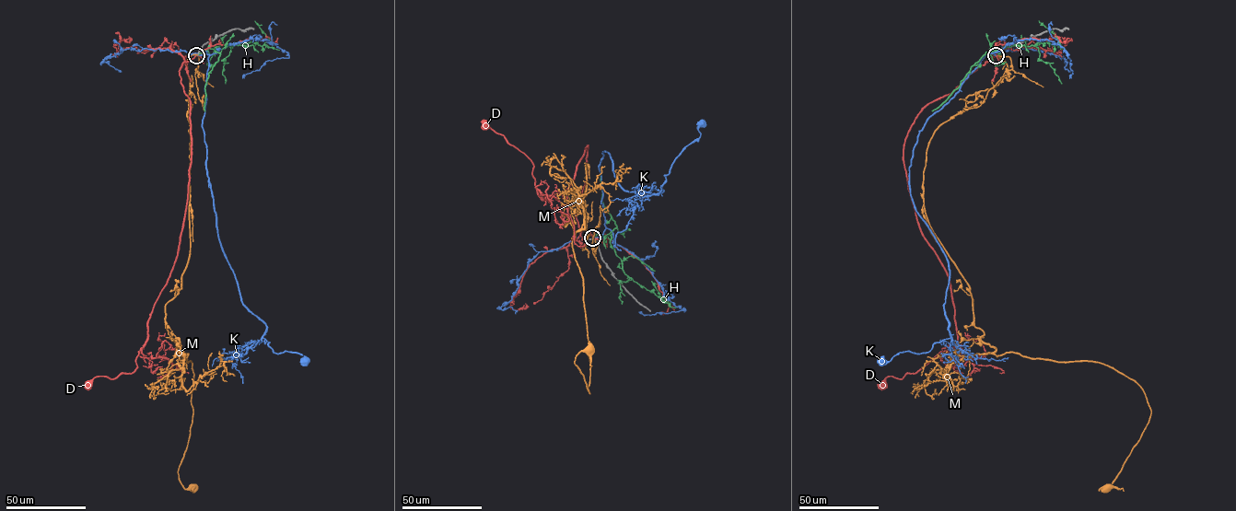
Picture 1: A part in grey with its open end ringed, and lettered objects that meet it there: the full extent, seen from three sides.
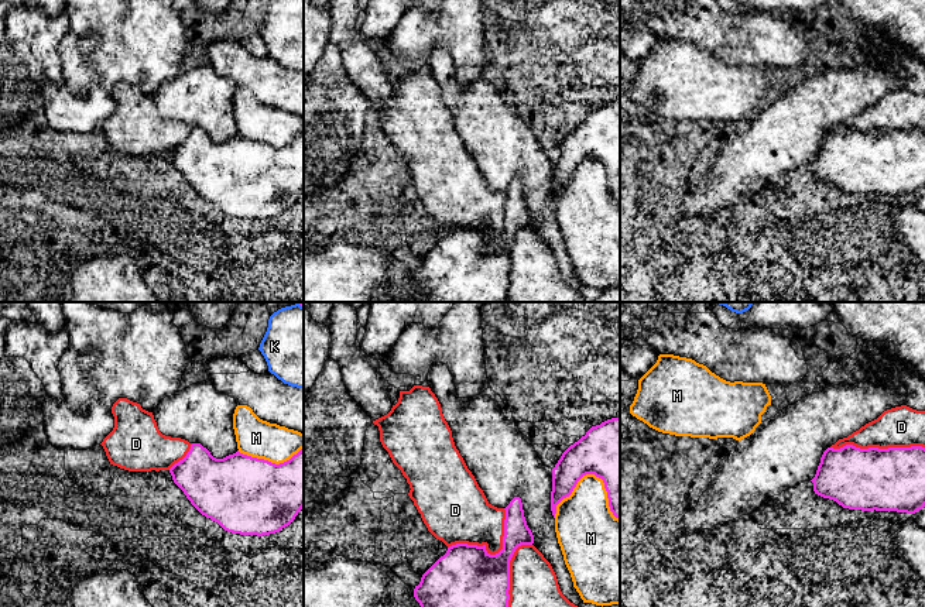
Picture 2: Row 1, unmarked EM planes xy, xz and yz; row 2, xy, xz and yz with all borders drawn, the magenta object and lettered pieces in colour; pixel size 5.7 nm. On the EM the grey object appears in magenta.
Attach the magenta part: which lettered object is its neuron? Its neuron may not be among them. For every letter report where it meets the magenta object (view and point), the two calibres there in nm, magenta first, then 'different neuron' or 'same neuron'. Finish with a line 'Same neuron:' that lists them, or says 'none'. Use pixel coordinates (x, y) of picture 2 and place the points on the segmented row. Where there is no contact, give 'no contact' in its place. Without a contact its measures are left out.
D: xz (493, 555) | 360/280 nm | different neuron
H: no contact | different neuron
K: xy (301, 305) | 50/460 nm | different neuron
M: xz (592, 473) | 380/300 nm | different neuron
Same neuron: none

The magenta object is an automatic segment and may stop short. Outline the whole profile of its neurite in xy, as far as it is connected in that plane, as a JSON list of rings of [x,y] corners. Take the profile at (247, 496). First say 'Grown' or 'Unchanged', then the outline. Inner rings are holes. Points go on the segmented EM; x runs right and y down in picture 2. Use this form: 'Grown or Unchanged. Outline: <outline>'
Unchanged. Outline: [[[192,443],[169,473],[202,515],[232,534],[280,532],[304,508],[304,449],[275,464],[239,450],[216,459]]]

